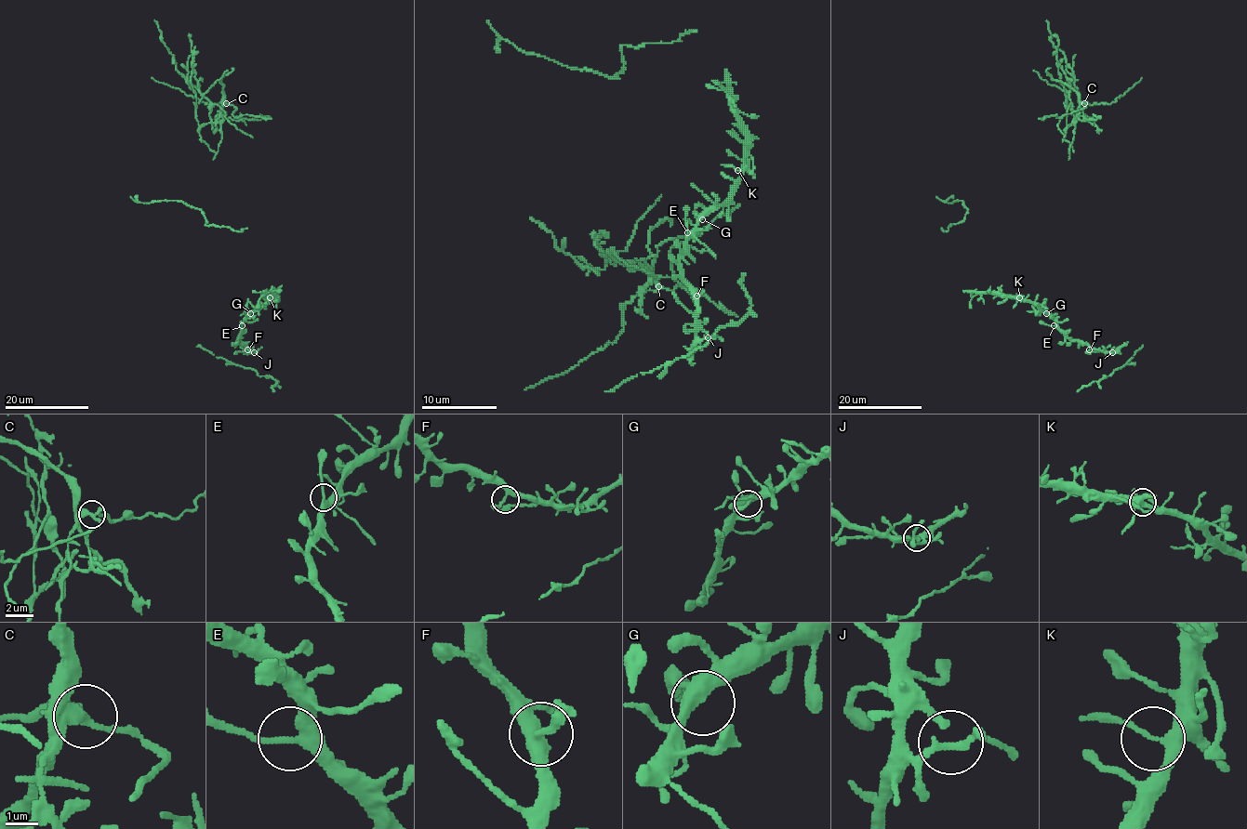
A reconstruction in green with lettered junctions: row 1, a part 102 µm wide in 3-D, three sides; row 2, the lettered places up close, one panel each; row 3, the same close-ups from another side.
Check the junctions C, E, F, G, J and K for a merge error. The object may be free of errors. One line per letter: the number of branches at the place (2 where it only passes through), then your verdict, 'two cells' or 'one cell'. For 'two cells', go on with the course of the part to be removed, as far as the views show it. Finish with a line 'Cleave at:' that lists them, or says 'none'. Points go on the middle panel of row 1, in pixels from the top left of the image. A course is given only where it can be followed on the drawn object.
C: 3 branches meet; two cells; foreign part runs (659, 286), (648, 273), (630, 268), (630, 262), (610, 260), (603, 269), (584, 268), (530, 219)
E: 3 branches meet; one cell
F: 3 branches meet; one cell
G: 3 branches meet; one cell
J: 3 branches meet; one cell
K: 3 branches meet; one cell
Cleave at: C

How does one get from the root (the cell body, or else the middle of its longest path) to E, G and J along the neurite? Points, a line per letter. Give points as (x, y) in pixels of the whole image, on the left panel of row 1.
E: (247, 298), (248, 314), (242, 325)
G: (247, 298), (247, 310), (250, 313)
J: (247, 298), (248, 314), (238, 338), (247, 348), (247, 352), (254, 352)

